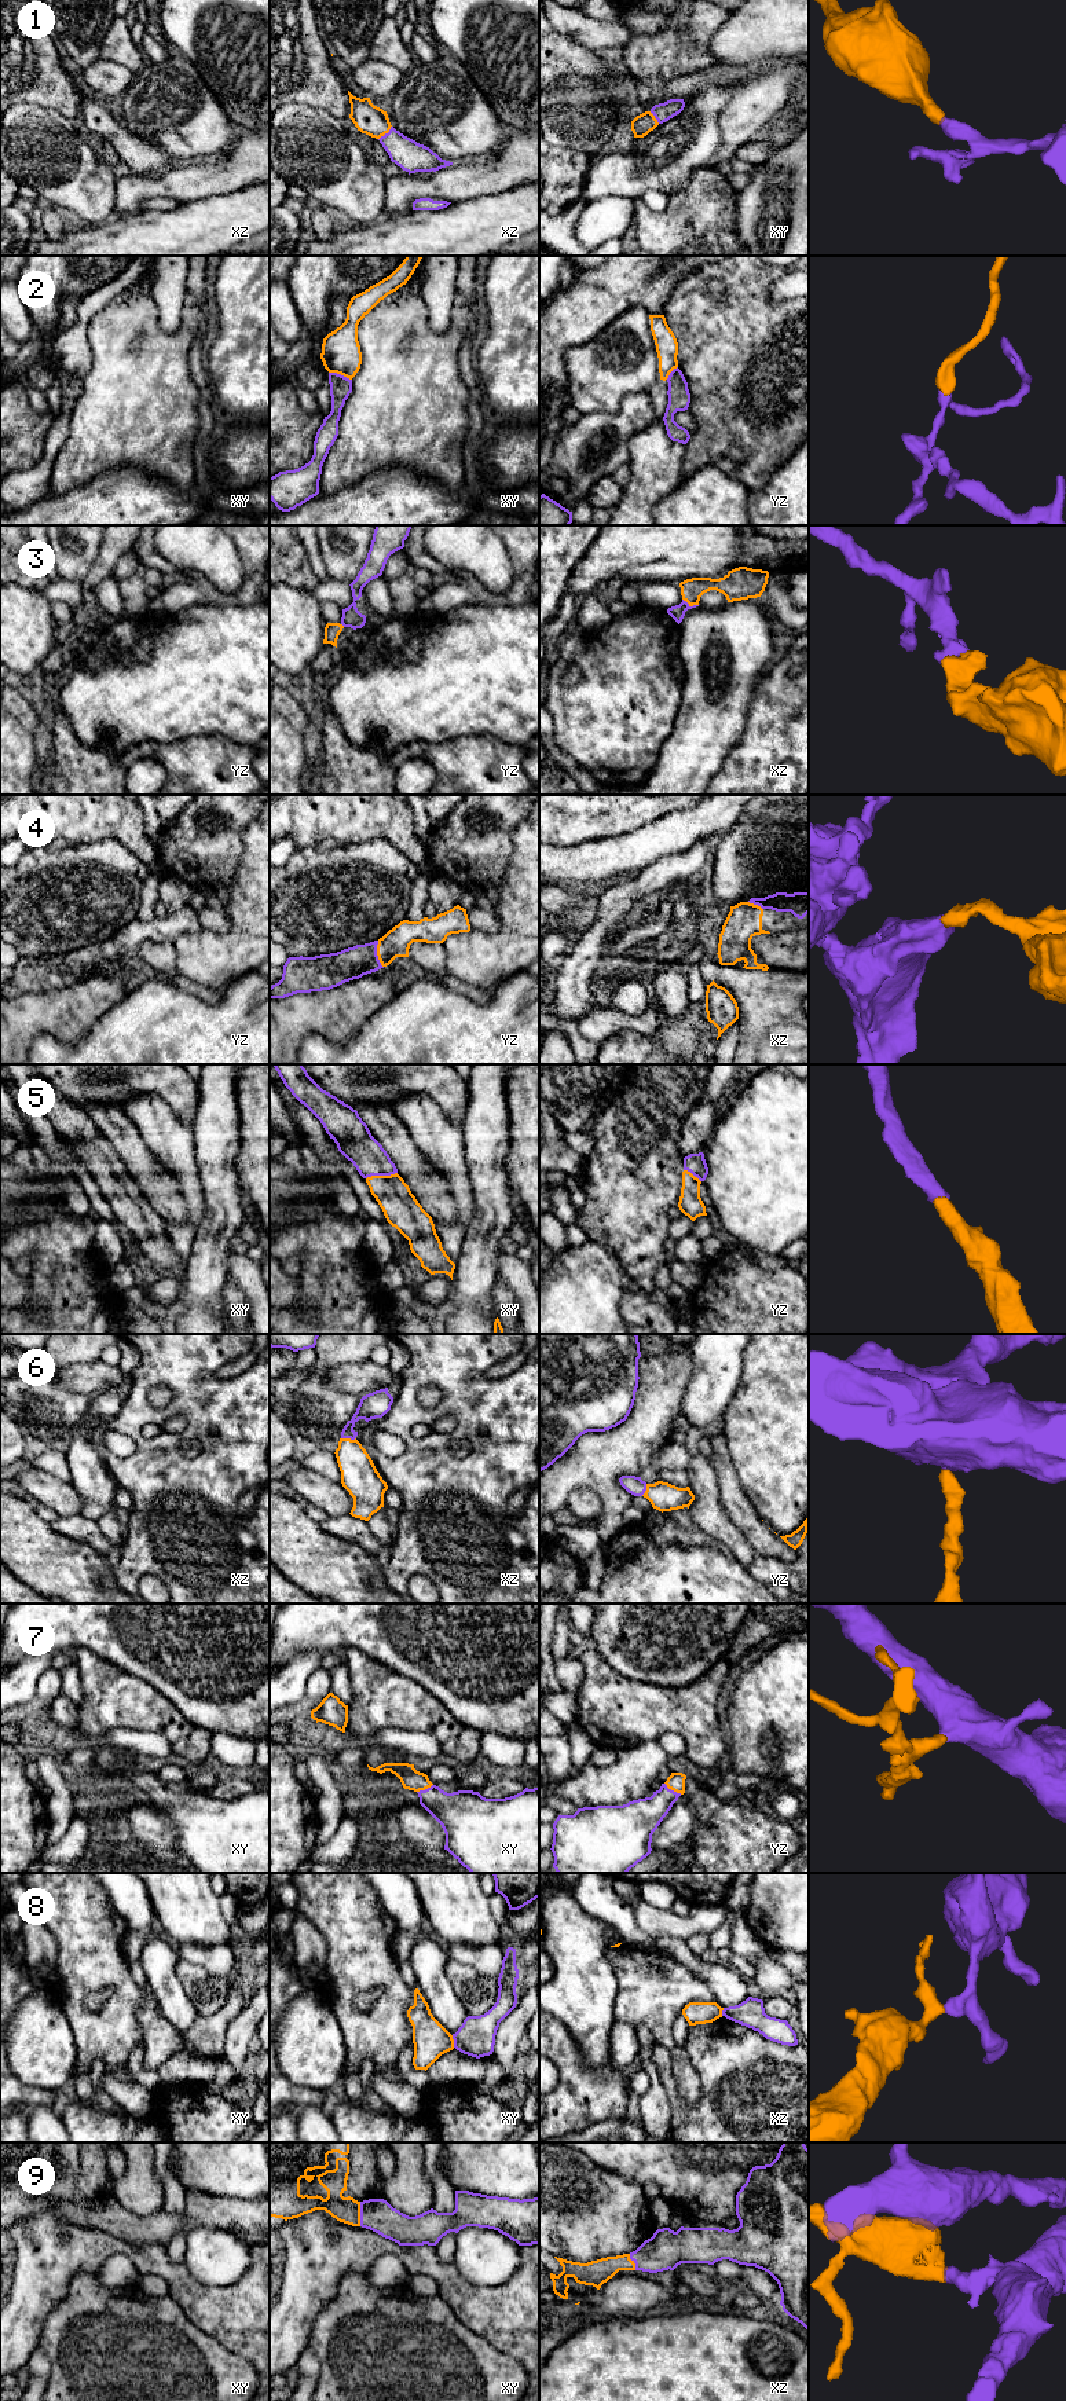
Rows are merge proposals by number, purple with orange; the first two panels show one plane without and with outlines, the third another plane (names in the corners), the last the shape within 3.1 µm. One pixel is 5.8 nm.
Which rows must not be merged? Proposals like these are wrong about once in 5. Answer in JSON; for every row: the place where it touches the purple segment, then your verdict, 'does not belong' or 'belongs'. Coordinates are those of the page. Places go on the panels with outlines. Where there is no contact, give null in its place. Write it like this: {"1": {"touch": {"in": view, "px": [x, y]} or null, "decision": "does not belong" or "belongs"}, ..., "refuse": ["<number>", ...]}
{"1": {"touch": {"in": "xz", "px": [385, 134]}, "decision": "belongs"}, "2": {"touch": {"in": "xy", "px": [340, 374]}, "decision": "does not belong"}, "3": {"touch": {"in": "xz", "px": [691, 607]}, "decision": "belongs"}, "4": {"touch": {"in": "yz", "px": [376, 955]}, "decision": "belongs"}, "5": {"touch": {"in": "xy", "px": [381, 1175]}, "decision": "belongs"}, "6": {"touch": {"in": "xz", "px": [348, 1437]}, "decision": "belongs"}, "7": {"touch": {"in": "yz", "px": [673, 1791]}, "decision": "belongs"}, "8": {"touch": {"in": "xy", "px": [454, 2041]}, "decision": "does not belong"}, "9": {"touch": {"in": "xy", "px": [361, 2214]}, "decision": "belongs"}, "refuse": ["2", "8"]}

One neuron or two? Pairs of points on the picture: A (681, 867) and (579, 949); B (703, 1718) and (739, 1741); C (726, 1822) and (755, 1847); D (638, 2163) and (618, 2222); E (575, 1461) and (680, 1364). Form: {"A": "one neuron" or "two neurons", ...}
{"A": "one neuron", "B": "two neurons", "C": "one neuron", "D": "two neurons", "E": "one neuron"}

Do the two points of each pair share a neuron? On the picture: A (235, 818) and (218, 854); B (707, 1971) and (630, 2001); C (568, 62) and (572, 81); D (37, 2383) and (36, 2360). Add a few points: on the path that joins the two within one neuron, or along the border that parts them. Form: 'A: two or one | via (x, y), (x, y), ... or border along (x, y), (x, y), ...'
A: one | via (233, 827), (226, 846)
B: two | border along (670, 1956), (692, 1969), (709, 1987), (715, 2001)
C: two | border along (553, 81), (567, 74), (577, 74), (596, 83)
D: one | via (37, 2378), (37, 2365)

